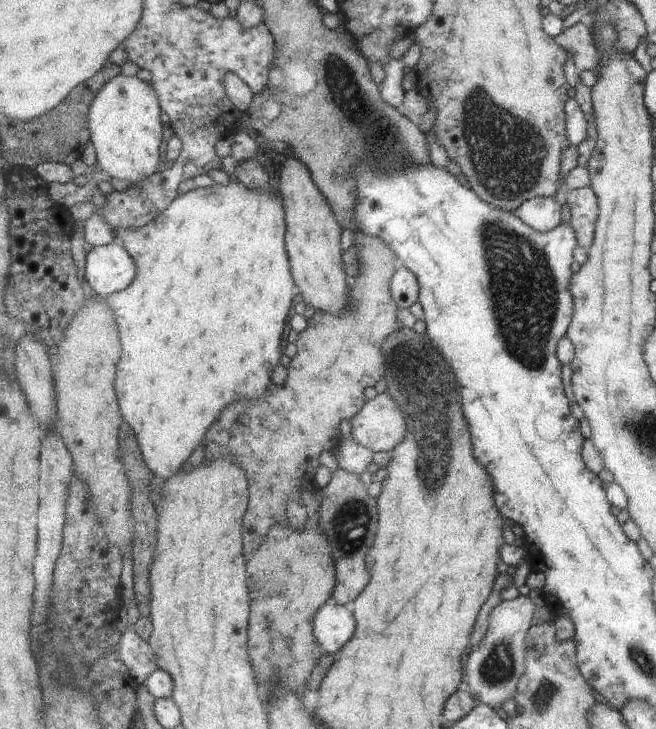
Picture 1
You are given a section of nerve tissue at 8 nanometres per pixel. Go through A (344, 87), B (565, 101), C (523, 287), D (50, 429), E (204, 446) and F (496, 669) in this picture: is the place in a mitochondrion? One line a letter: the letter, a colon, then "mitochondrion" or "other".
A: mitochondrion
B: other
C: mitochondrion
D: other
E: other
F: mitochondrion

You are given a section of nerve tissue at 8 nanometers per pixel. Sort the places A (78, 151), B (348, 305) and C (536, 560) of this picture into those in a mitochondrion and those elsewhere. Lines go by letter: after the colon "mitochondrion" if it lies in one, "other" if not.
A: other
B: other
C: other

